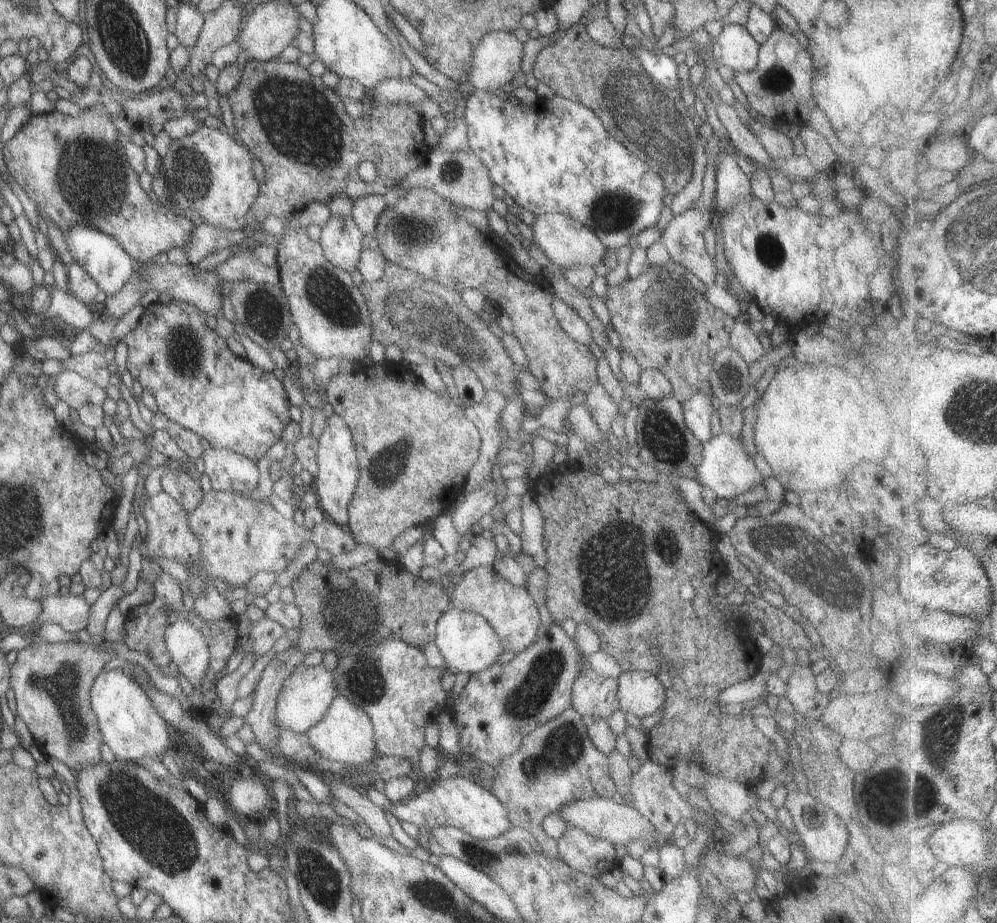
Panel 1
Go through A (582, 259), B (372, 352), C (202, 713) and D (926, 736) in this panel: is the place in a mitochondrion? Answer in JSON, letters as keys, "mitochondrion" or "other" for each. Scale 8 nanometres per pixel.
{"A":"other","B":"other","C":"other","D":"mitochondrion"}

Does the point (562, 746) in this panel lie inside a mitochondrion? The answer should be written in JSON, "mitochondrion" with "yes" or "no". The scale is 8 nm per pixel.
{"mitochondrion":"yes"}

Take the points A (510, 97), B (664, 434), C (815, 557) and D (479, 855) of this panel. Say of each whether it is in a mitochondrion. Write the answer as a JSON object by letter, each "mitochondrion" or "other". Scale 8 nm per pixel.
{"A":"other","B":"mitochondrion","C":"mitochondrion","D":"mitochondrion"}

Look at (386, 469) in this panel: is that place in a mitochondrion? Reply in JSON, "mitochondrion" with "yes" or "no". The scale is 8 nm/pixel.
{"mitochondrion":"yes"}

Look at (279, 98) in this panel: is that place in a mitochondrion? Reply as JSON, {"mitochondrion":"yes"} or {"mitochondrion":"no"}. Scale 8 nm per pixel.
{"mitochondrion":"yes"}

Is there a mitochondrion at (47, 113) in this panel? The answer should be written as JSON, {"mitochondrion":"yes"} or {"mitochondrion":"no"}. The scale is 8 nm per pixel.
{"mitochondrion":"no"}

